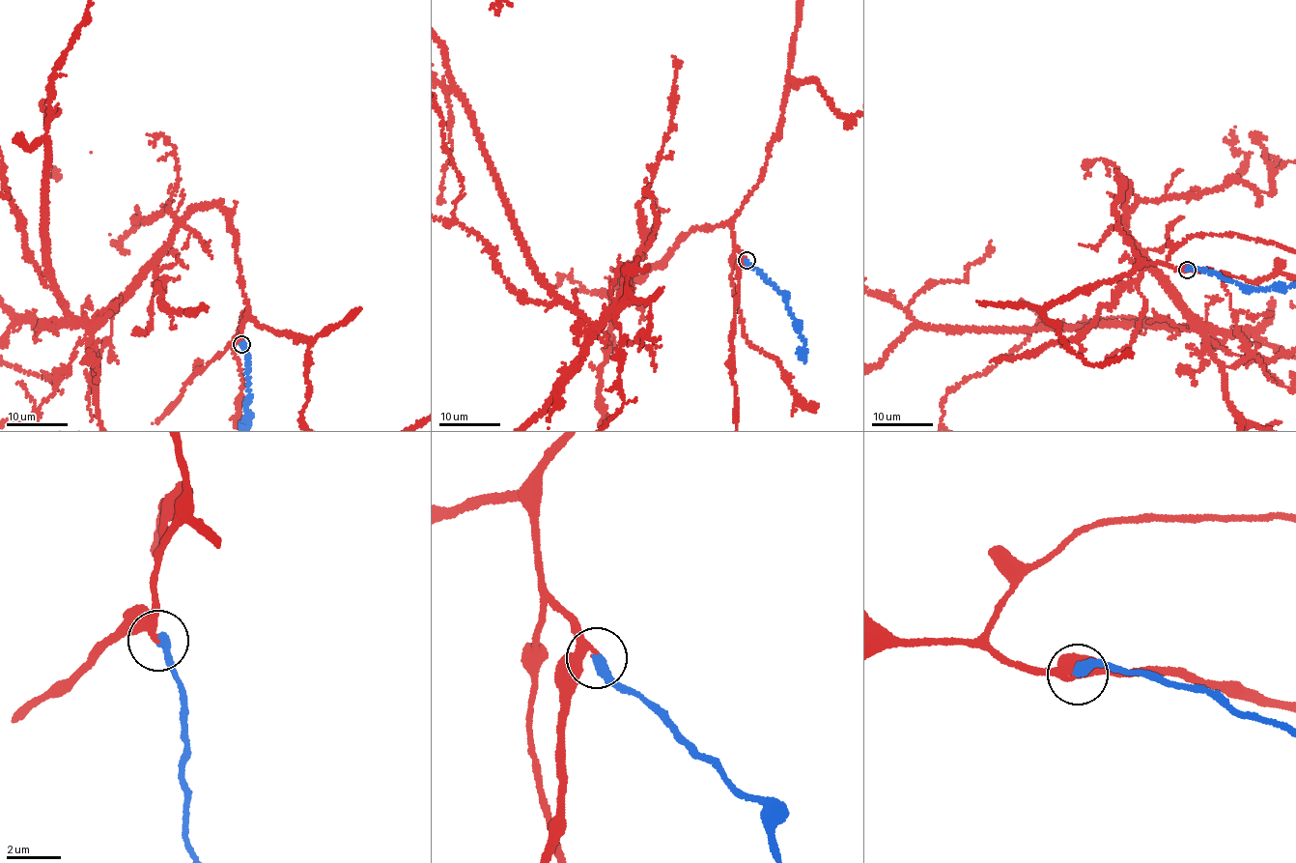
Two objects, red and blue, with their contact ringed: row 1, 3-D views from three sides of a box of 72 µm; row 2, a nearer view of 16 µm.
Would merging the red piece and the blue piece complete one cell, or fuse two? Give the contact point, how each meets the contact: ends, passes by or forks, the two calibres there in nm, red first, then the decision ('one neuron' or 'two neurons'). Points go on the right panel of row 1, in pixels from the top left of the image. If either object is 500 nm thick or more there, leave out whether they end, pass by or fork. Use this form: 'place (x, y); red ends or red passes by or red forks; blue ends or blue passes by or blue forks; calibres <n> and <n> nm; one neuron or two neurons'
place (1187, 270); red passes by; blue ends; calibres 200 and 400 nm; one neuron

